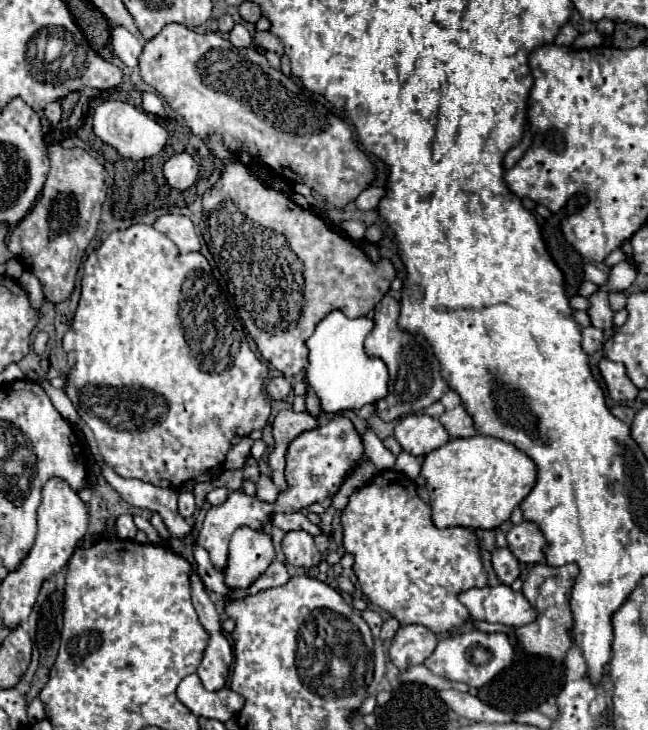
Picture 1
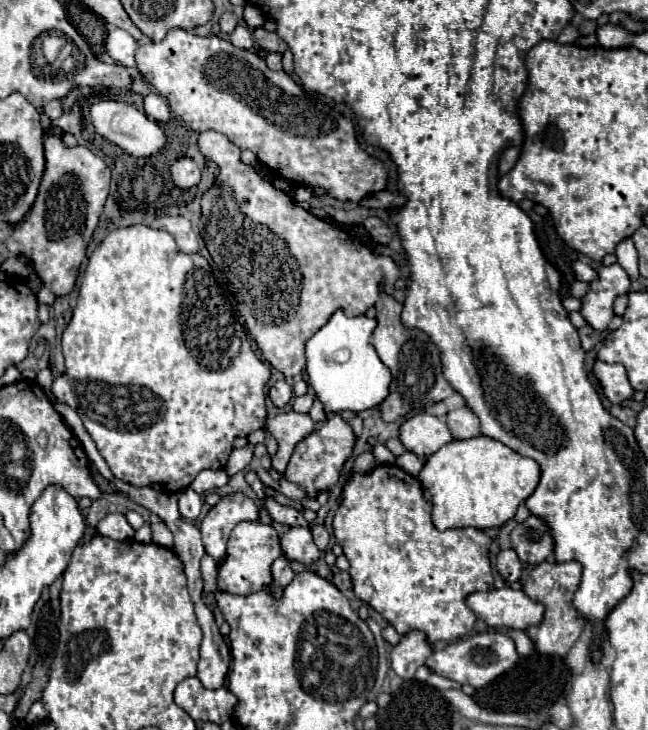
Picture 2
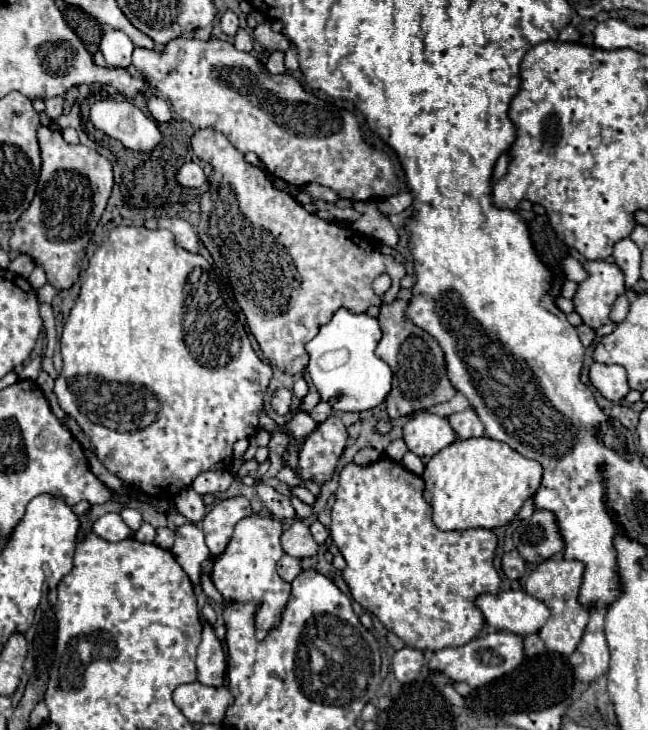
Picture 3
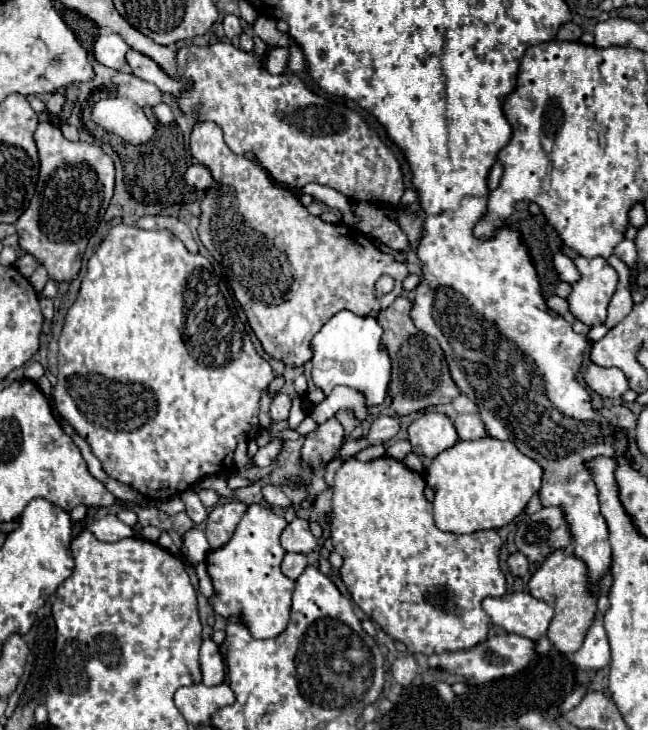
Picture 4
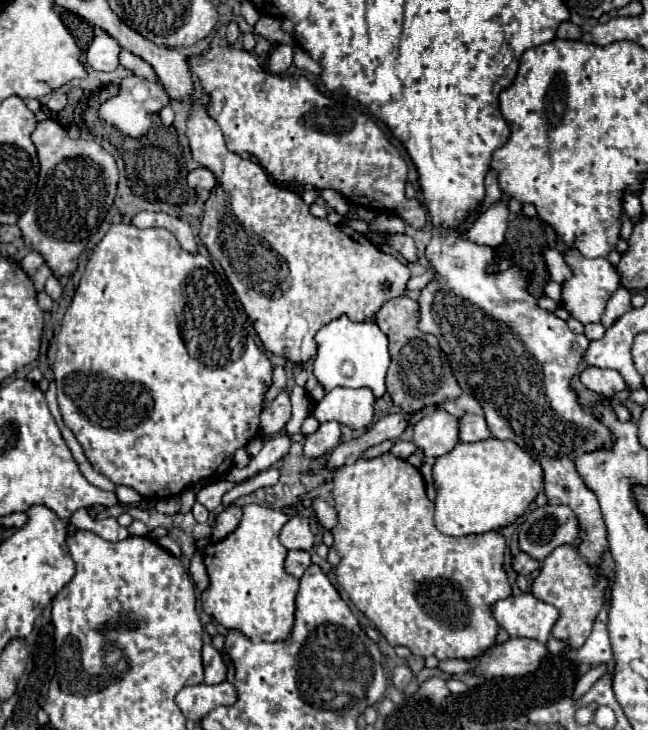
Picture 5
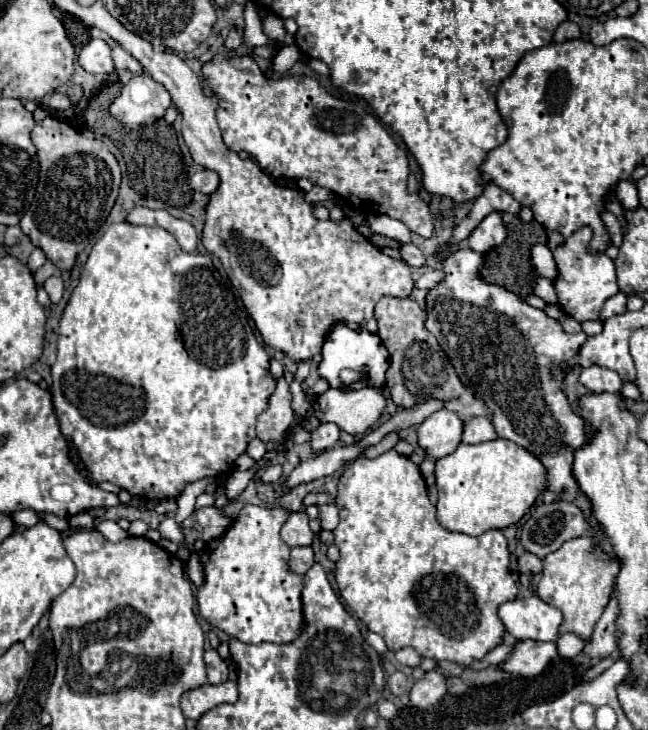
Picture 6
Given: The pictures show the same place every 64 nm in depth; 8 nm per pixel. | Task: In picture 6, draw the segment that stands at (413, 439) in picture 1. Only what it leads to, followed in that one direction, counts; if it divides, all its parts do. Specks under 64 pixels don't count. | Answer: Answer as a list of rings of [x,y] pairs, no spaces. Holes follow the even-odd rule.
[[[446,408],[434,412],[418,426],[418,444],[424,448],[426,456],[442,458],[452,454],[464,432],[464,420]]]

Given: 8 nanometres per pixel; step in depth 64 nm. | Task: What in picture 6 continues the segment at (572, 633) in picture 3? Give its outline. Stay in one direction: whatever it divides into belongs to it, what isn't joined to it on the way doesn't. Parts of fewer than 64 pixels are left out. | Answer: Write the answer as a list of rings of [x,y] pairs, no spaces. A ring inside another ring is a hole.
[[[580,536],[564,542],[556,552],[544,558],[544,572],[538,584],[538,596],[546,604],[554,604],[564,614],[564,624],[560,632],[574,632],[580,638],[588,638],[610,602],[614,580],[620,572],[622,560],[614,554],[604,552],[594,538]]]

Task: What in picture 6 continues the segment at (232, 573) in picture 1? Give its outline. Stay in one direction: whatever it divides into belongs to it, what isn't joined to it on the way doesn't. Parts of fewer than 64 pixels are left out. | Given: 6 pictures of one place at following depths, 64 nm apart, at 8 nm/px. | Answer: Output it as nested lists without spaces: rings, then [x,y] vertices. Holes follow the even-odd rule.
[[[244,506],[238,518],[230,528],[220,536],[210,540],[200,552],[200,564],[204,568],[204,584],[198,588],[196,602],[198,614],[212,626],[226,632],[230,638],[236,638],[246,644],[276,642],[288,644],[294,642],[306,626],[304,608],[302,608],[302,588],[304,576],[290,570],[290,546],[280,538],[280,526],[286,522],[288,512],[284,508],[262,508],[262,506]]]

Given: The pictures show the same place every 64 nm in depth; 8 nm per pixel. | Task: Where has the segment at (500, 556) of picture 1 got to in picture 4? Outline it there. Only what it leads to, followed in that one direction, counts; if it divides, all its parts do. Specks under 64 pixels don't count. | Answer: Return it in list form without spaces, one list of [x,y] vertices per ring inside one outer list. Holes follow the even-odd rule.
[[[522,552],[510,554],[510,558],[508,558],[508,566],[510,566],[512,576],[520,576],[520,578],[524,578],[524,576],[530,572],[530,562],[528,562],[528,558],[526,558]]]

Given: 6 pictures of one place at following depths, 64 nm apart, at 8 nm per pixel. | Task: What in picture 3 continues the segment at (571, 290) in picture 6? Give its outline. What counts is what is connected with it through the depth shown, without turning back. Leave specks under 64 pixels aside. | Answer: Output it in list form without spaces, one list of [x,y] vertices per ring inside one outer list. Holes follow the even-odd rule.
[[[586,260],[582,266],[588,278],[578,284],[572,298],[574,312],[580,314],[586,326],[598,328],[610,322],[610,308],[616,296],[624,292],[624,272],[616,264],[604,260]]]

